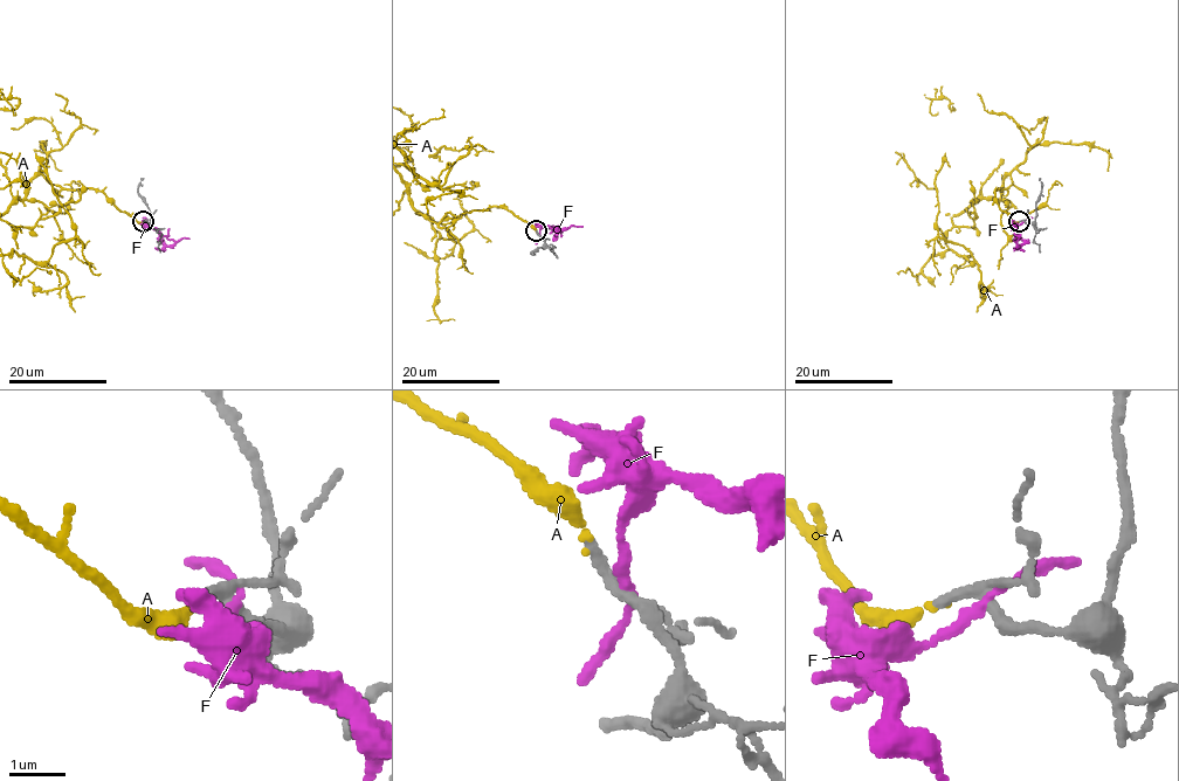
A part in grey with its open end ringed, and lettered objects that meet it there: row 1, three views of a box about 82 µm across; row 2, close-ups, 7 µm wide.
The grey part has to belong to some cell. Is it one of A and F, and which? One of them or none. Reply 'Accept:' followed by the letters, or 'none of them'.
Accept: A

